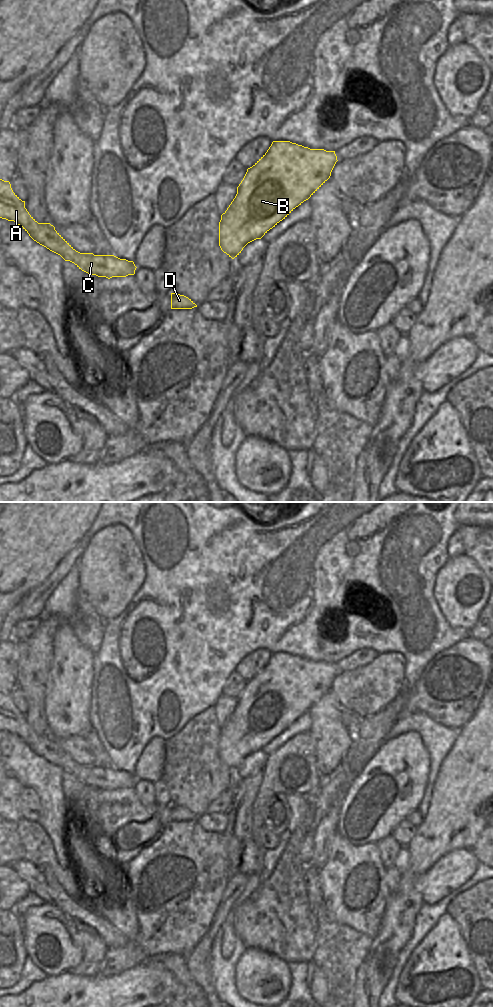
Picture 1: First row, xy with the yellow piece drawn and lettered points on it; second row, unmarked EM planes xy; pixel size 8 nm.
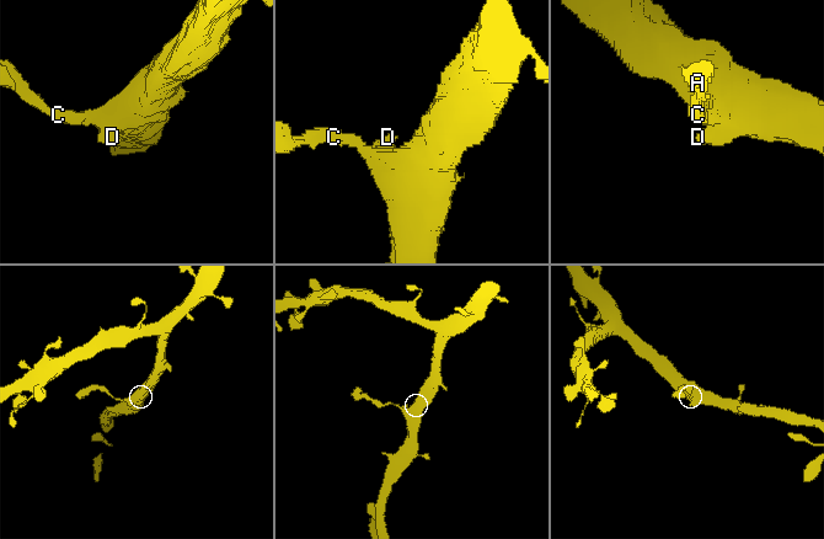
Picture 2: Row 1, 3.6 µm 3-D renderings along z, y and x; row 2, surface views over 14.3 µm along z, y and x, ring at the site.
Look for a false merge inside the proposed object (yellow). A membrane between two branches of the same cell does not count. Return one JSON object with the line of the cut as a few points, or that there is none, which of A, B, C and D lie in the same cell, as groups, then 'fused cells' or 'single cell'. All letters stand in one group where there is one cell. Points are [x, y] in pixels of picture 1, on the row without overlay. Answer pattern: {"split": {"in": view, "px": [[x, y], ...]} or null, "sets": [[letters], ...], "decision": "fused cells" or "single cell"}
{"split": {"in": "xy", "px": [[105, 767], [102, 788]]}, "sets": [["A", "C"], ["B", "D"]], "decision": "fused cells"}

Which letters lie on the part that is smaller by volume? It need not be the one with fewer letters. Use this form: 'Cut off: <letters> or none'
Cut off: A, C

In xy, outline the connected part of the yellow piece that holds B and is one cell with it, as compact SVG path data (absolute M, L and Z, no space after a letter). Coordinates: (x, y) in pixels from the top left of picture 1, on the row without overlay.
M273 653L267 664L250 680L237 699L237 706L219 734L219 758L234 771L250 754L261 751L285 731L296 719L308 712L331 688L337 674L335 663L310 661L290 653Z

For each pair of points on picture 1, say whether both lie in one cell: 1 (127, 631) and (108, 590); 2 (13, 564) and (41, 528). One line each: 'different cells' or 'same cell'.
1: different cells
2: same cell

